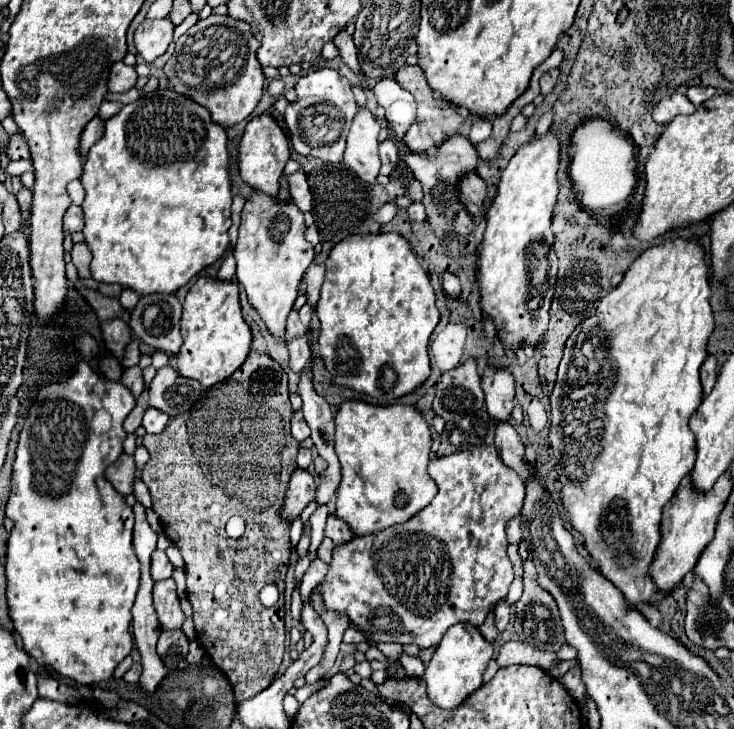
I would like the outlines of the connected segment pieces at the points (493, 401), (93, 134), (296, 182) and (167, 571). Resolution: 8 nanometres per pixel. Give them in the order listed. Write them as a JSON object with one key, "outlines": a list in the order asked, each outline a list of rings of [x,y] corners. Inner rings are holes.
{"outlines":[[[[488,365],[482,373],[482,389],[486,393],[486,411],[496,421],[510,421],[514,407],[514,377],[508,369]]],[[[94,117],[82,131],[80,139],[80,154],[84,157],[89,149],[98,141],[104,133],[104,122],[100,117]]],[[[300,169],[300,171],[292,173],[288,183],[290,183],[290,193],[292,193],[294,205],[298,205],[300,211],[310,211],[310,207],[312,207],[312,193],[310,193],[310,187],[308,187],[304,171]]],[[[154,551],[152,553],[152,579],[154,581],[162,581],[162,579],[168,579],[172,575],[174,567],[172,563],[168,561],[166,553],[164,551]]]]}

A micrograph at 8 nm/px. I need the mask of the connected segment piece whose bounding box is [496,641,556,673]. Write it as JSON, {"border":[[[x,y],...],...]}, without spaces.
{"border":[[[508,641],[502,645],[496,663],[500,667],[508,667],[508,665],[536,665],[542,667],[546,673],[550,673],[550,667],[556,663],[556,653],[548,653],[548,651],[540,651],[534,649],[530,645],[524,645],[520,641]]]}

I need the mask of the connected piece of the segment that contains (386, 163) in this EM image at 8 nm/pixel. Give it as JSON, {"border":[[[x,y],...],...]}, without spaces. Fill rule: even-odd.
{"border":[[[388,139],[388,141],[380,143],[380,159],[382,159],[380,175],[390,175],[398,165],[398,149],[396,149],[394,141]]]}

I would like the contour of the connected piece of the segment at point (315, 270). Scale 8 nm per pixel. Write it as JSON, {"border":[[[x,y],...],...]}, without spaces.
{"border":[[[312,263],[306,271],[306,285],[308,285],[308,303],[310,305],[316,305],[318,301],[318,295],[320,295],[320,285],[324,281],[324,263]]]}

